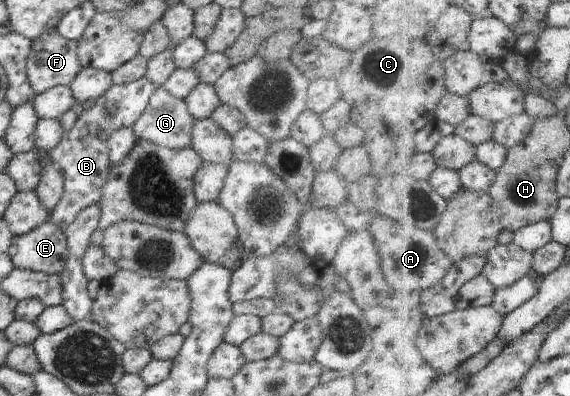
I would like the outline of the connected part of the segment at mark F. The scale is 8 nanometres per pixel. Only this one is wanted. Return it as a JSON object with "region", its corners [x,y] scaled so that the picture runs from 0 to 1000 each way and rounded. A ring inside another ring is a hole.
{"region":[[[88,73],[67,88],[67,96],[56,98],[54,111],[49,146],[46,146],[46,192],[61,237],[67,240],[102,215],[121,217],[142,174],[133,131],[137,104],[116,101],[102,76]]]}

